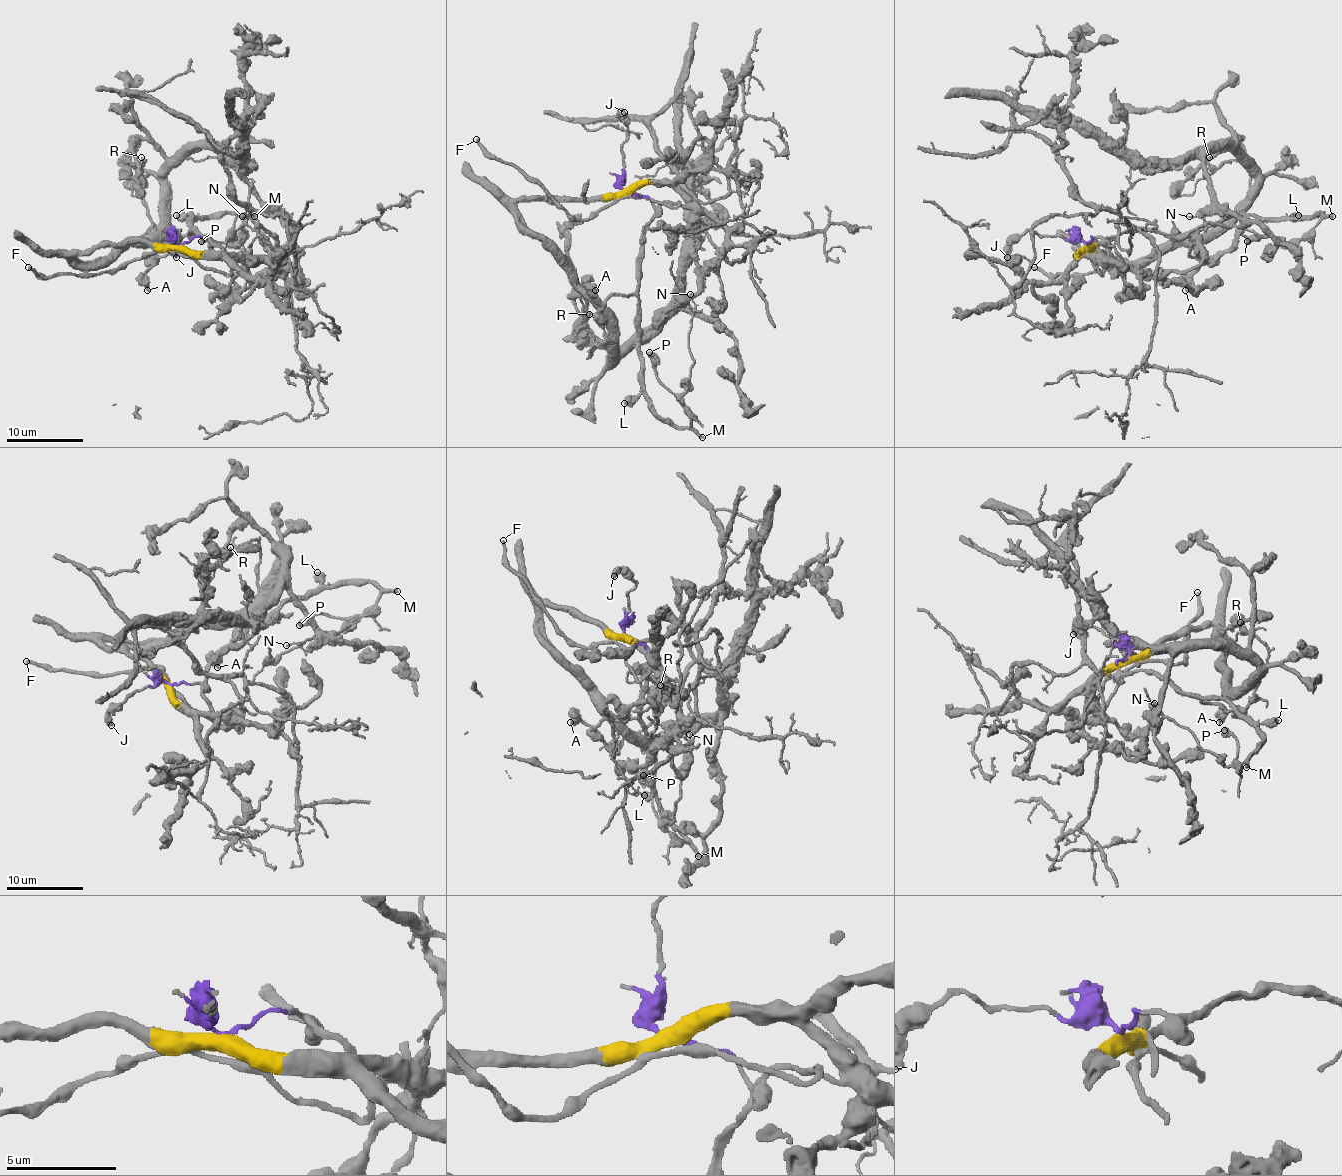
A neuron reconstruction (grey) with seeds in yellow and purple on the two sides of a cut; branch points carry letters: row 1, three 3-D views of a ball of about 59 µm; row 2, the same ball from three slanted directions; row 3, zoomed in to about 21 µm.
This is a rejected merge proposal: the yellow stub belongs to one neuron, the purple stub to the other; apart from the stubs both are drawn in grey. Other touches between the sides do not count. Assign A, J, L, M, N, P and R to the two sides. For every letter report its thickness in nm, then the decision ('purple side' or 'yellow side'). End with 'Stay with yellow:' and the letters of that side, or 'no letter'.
A: calibre 360 nm; purple side
J: calibre 480 nm; purple side
L: calibre 600 nm; purple side
M: calibre 320 nm; purple side
N: calibre 100 nm; purple side
P: calibre 550 nm; purple side
R: calibre 150 nm; purple side
Stay with yellow: no letter

